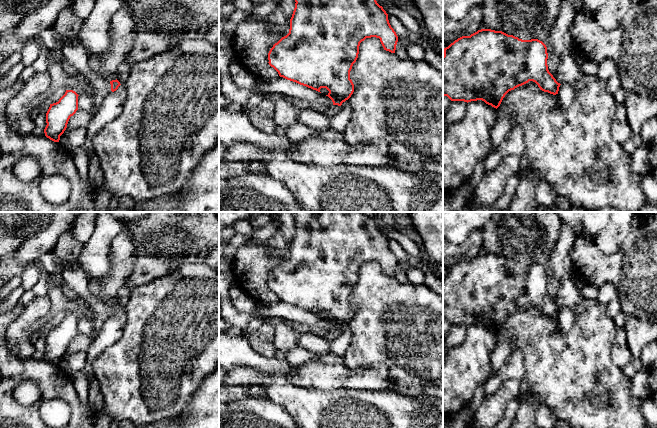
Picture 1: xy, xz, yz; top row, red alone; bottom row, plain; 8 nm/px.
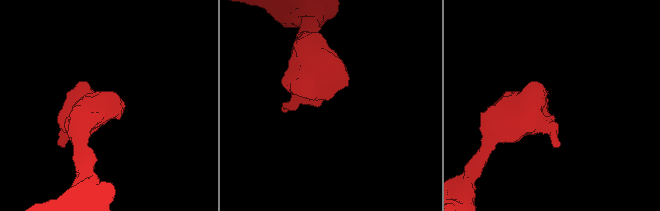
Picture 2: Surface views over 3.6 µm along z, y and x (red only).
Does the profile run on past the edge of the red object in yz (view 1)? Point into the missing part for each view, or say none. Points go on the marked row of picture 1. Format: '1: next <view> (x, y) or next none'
1: next none

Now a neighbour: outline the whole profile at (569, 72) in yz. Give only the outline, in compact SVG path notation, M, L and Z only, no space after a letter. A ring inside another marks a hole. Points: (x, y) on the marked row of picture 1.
M569 31L563 36L564 51L558 66L556 81L560 84L570 85L573 89L581 87L580 79L583 71L575 60L573 38Z

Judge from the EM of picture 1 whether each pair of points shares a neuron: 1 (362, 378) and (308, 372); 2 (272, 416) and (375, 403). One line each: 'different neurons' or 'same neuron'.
1: same neuron
2: different neurons

